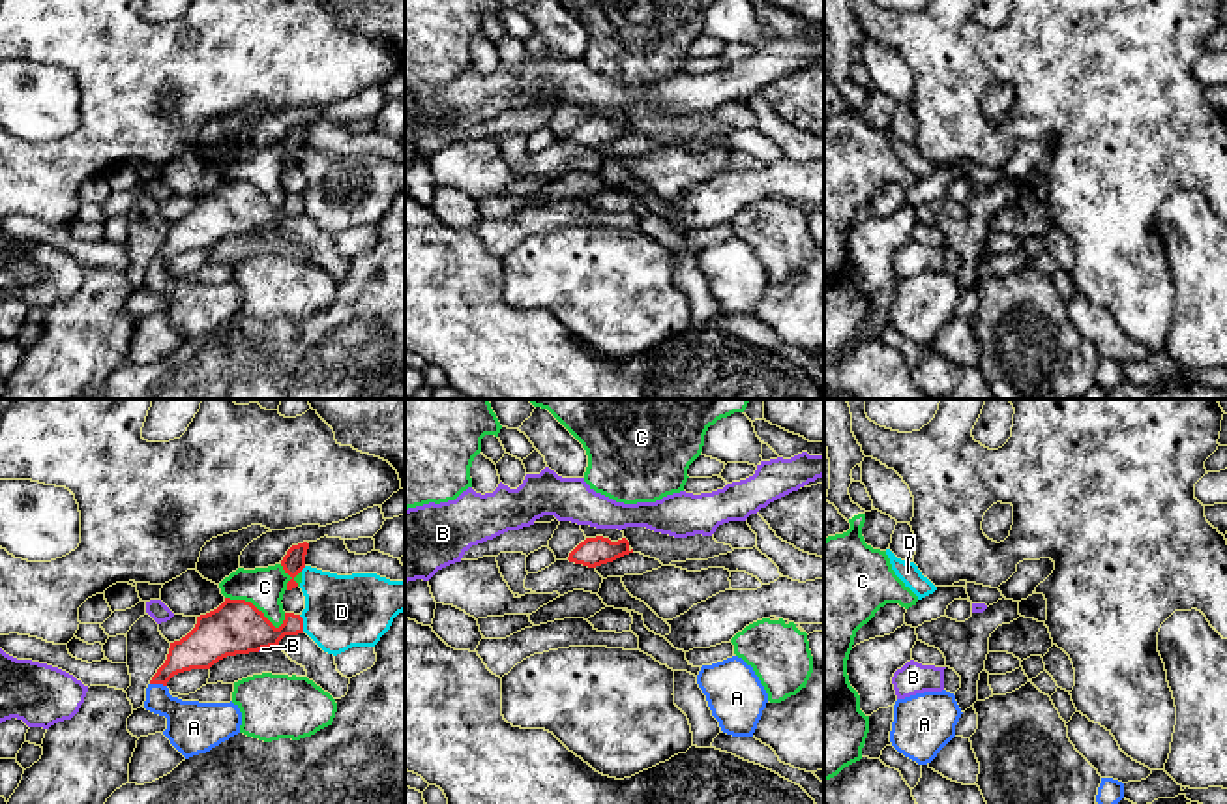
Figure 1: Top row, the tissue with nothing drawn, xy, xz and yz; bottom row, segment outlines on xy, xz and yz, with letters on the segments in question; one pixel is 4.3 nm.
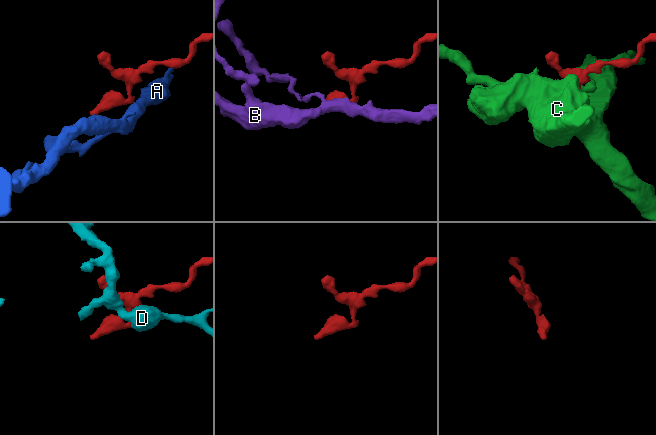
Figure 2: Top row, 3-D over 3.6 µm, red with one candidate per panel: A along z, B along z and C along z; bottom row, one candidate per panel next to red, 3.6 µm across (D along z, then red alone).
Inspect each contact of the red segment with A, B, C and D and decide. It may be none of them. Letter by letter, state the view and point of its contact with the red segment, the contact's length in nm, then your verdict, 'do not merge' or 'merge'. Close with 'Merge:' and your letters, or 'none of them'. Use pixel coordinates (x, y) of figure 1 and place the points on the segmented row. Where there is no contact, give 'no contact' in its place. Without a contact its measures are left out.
A: xy (158, 683) | 70 nm | merge
B: xy (263, 647) | 70 nm | do not merge
C: xy (253, 606) | 280 nm | do not merge
D: xy (302, 623) | 80 nm | do not merge
Merge: A

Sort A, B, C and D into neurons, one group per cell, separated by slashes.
A / B / C / D

